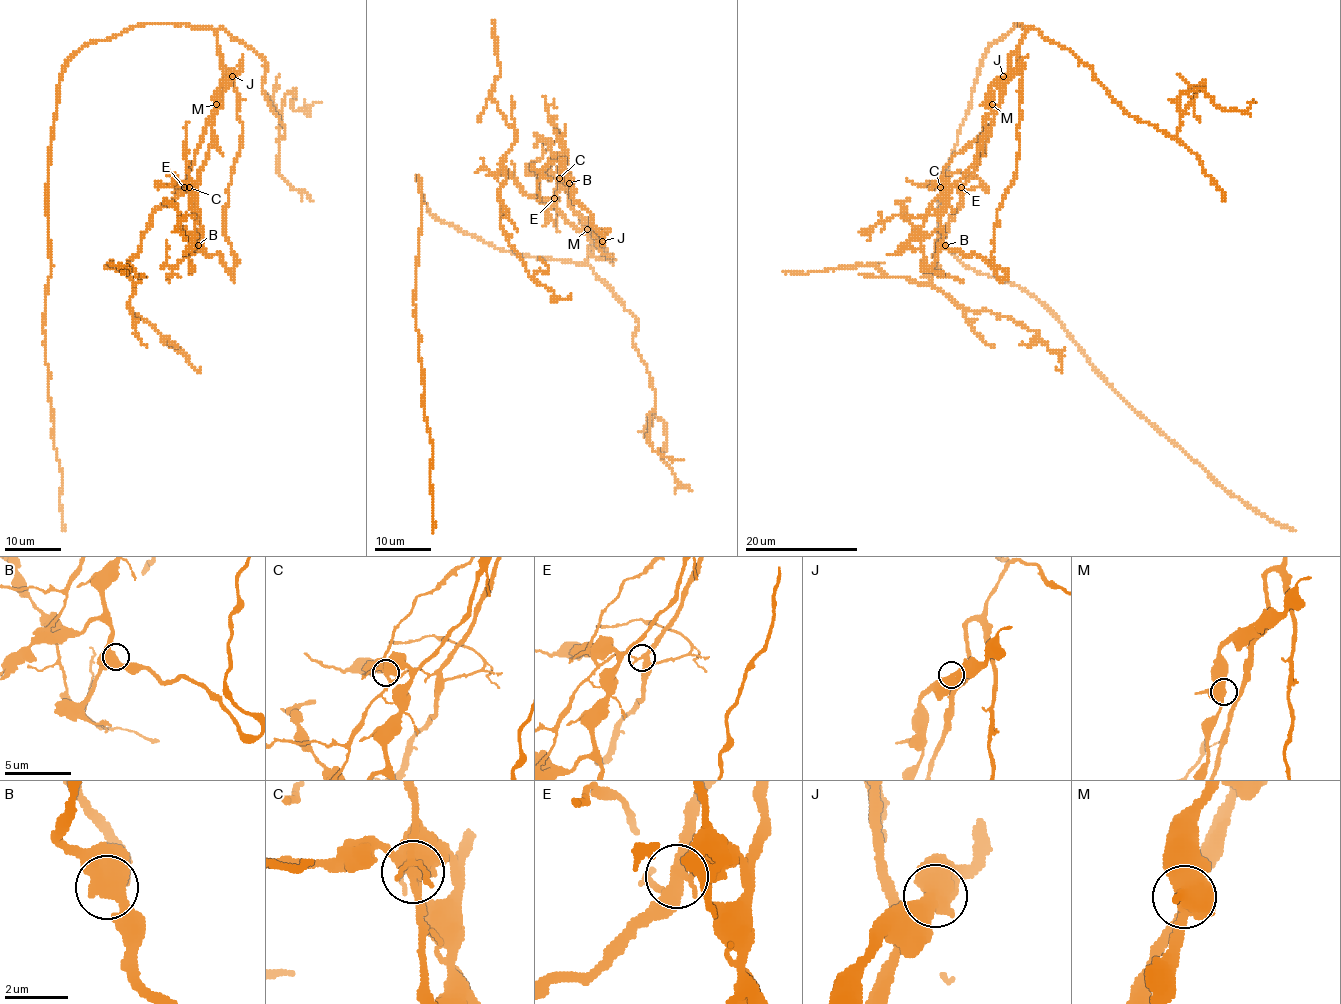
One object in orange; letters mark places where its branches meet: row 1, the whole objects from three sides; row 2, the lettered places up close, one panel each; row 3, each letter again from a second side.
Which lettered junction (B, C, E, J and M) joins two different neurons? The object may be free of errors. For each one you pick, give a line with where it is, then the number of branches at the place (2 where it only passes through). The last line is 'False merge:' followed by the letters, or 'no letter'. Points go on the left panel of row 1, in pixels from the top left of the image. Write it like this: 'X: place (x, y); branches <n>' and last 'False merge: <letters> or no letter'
False merge: no letter

